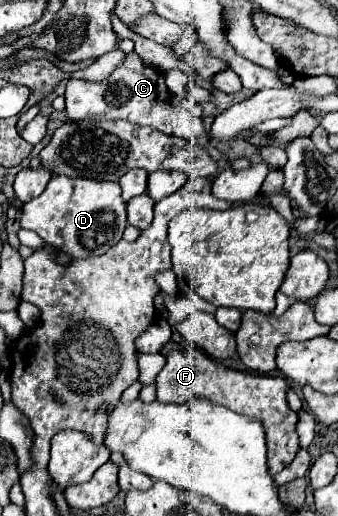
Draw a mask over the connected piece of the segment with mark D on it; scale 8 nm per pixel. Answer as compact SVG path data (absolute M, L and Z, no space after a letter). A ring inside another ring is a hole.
M53 176L47 188L21 208L21 228L37 232L45 244L61 246L63 252L79 250L73 246L99 246L95 252L105 254L121 240L125 222L127 214L121 198L121 186L105 180Z

